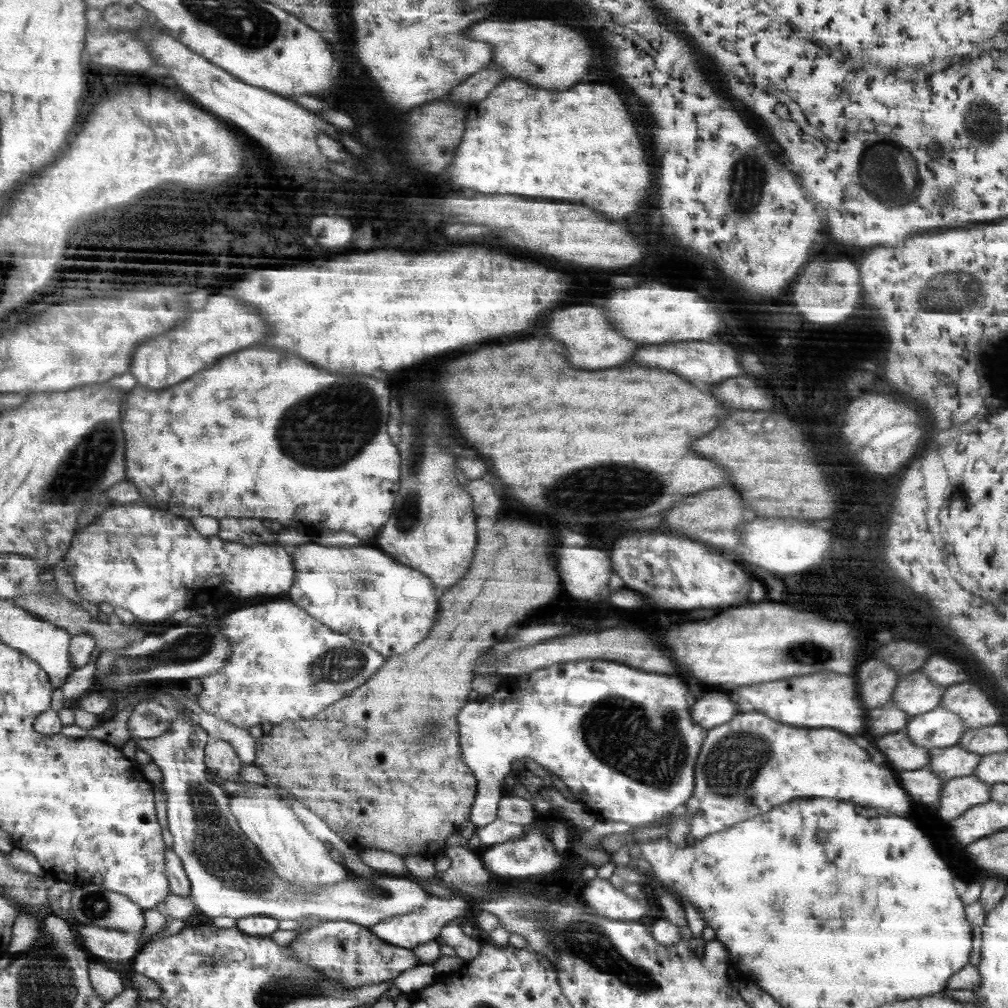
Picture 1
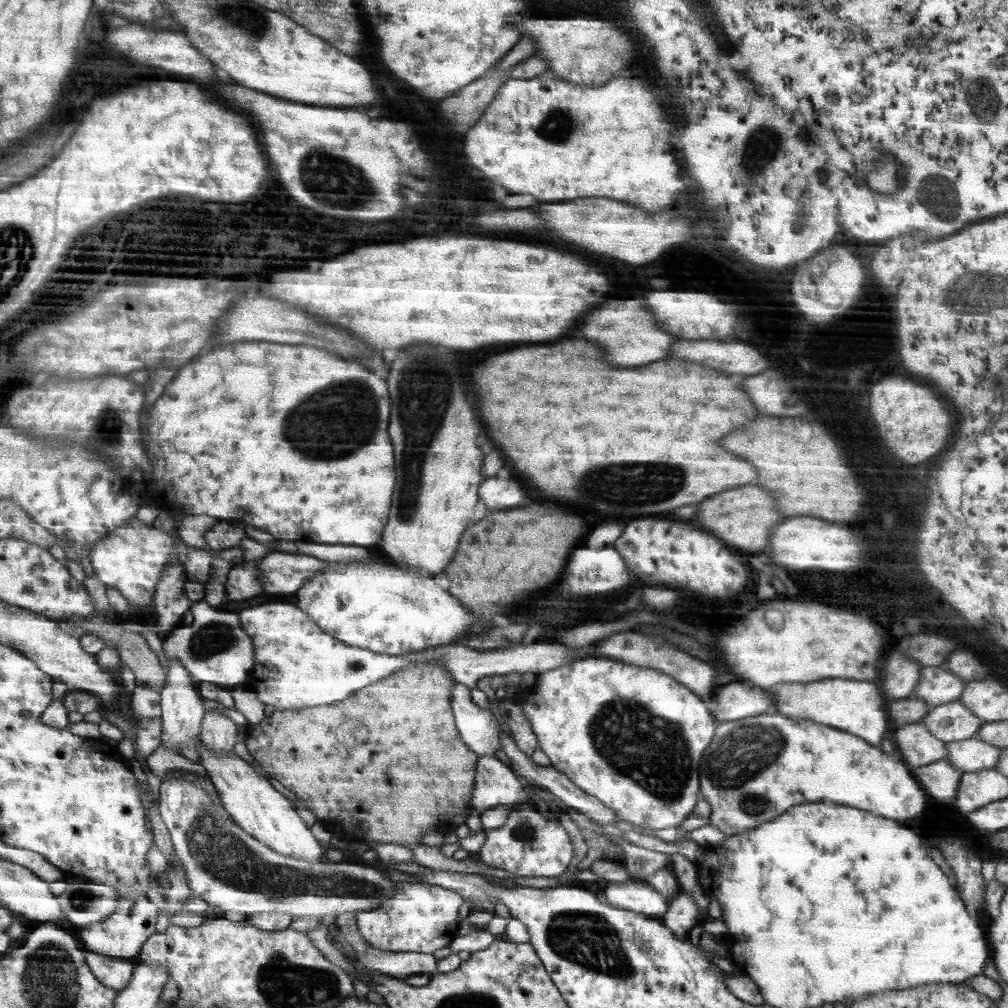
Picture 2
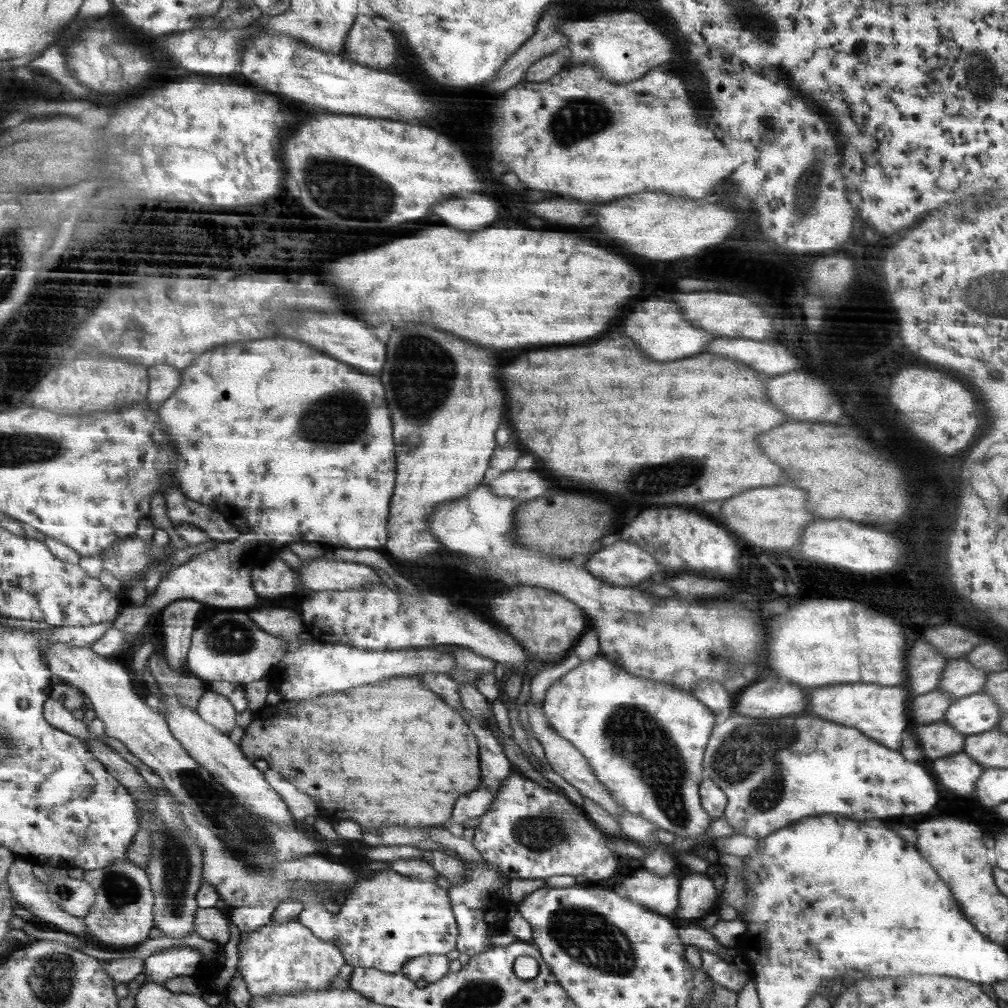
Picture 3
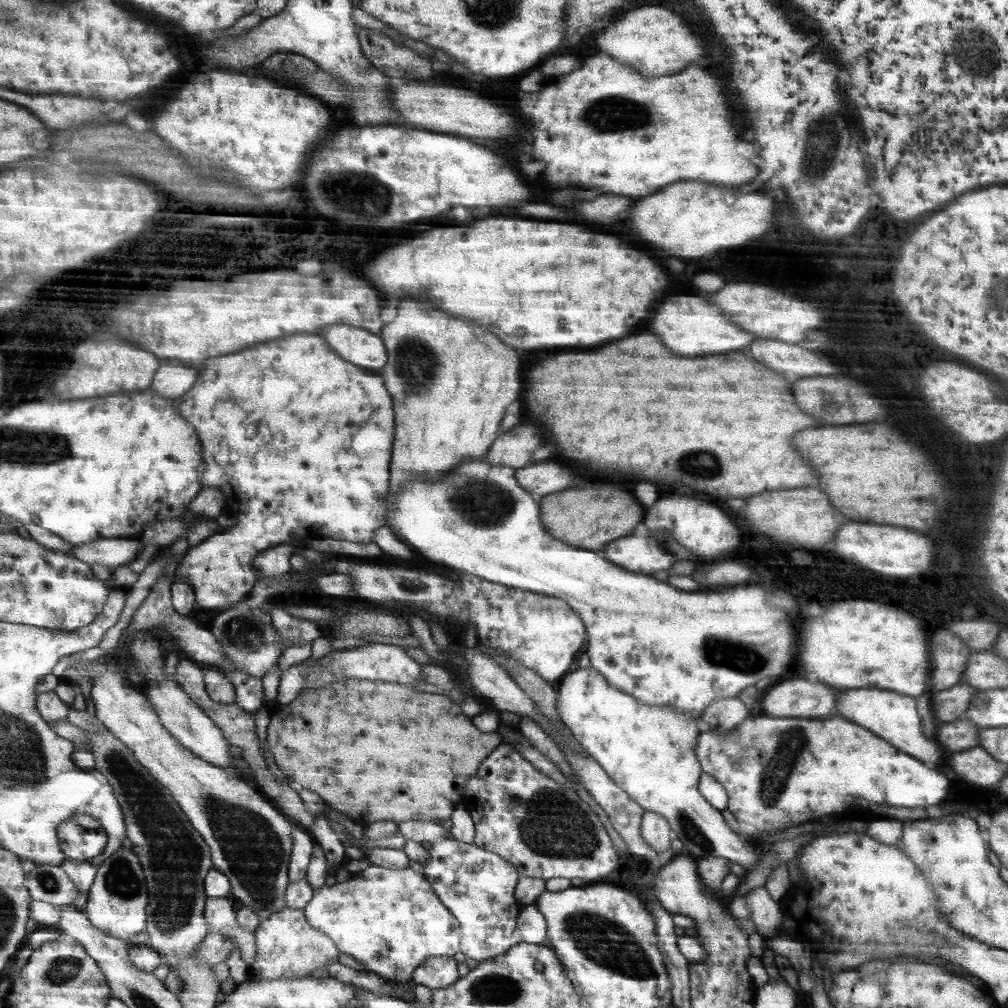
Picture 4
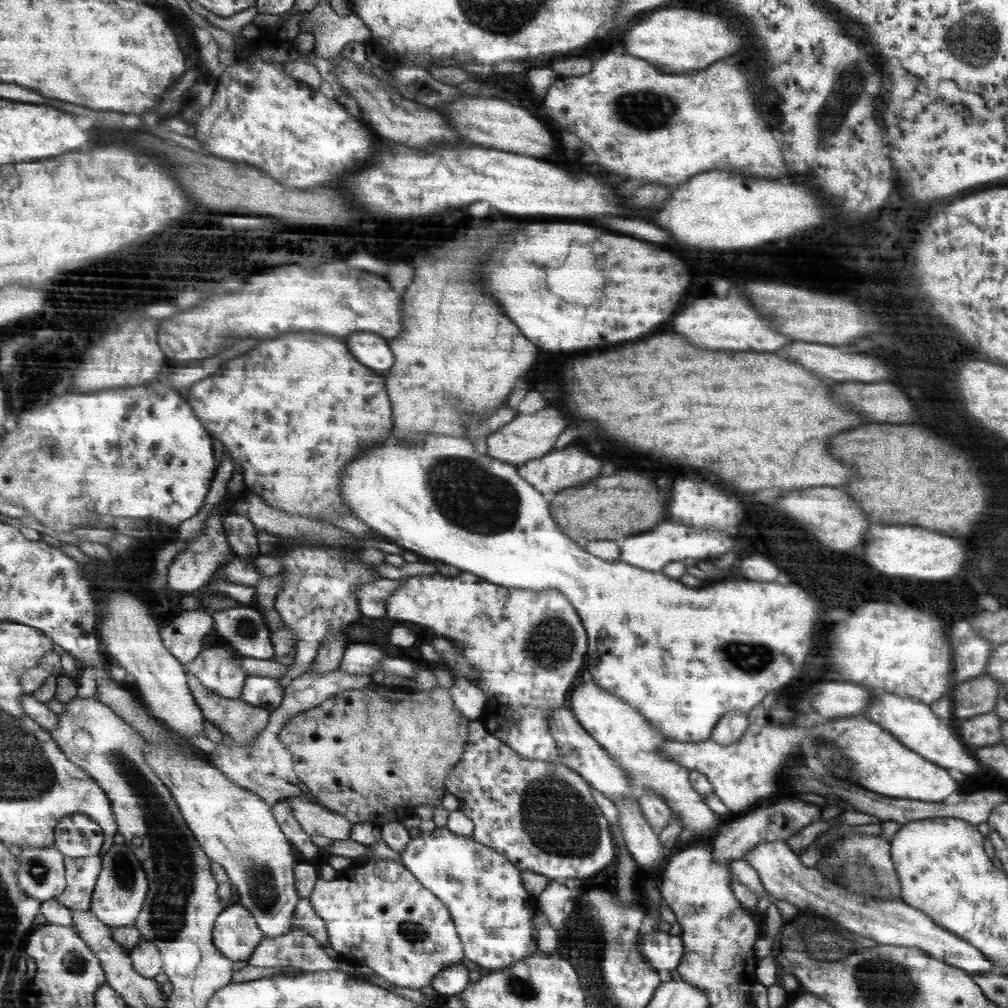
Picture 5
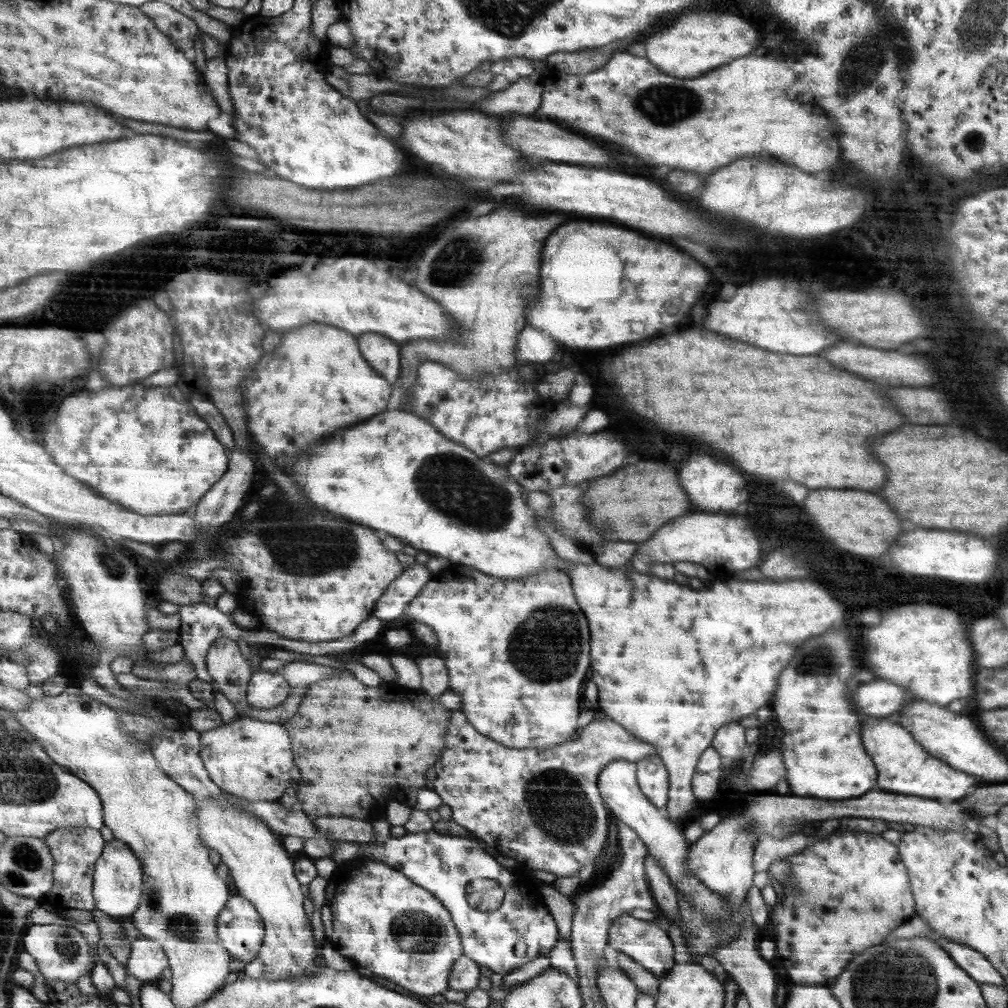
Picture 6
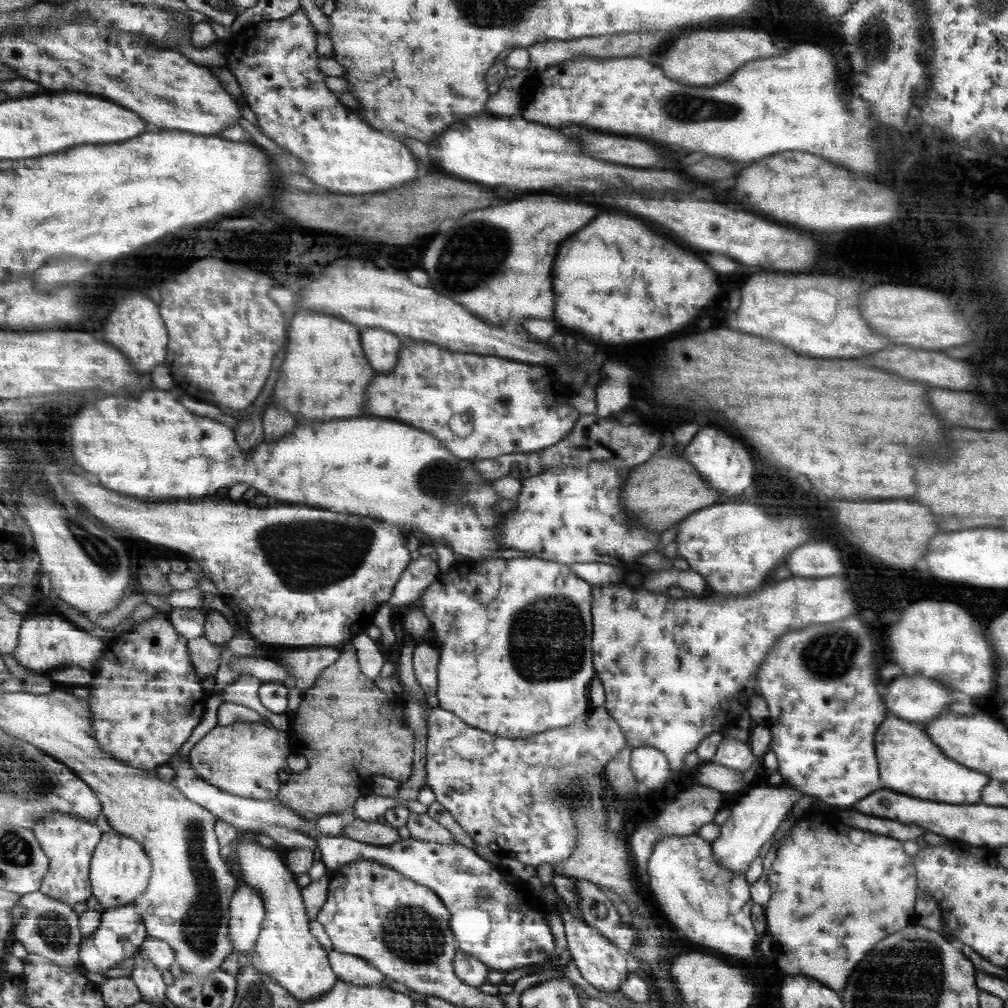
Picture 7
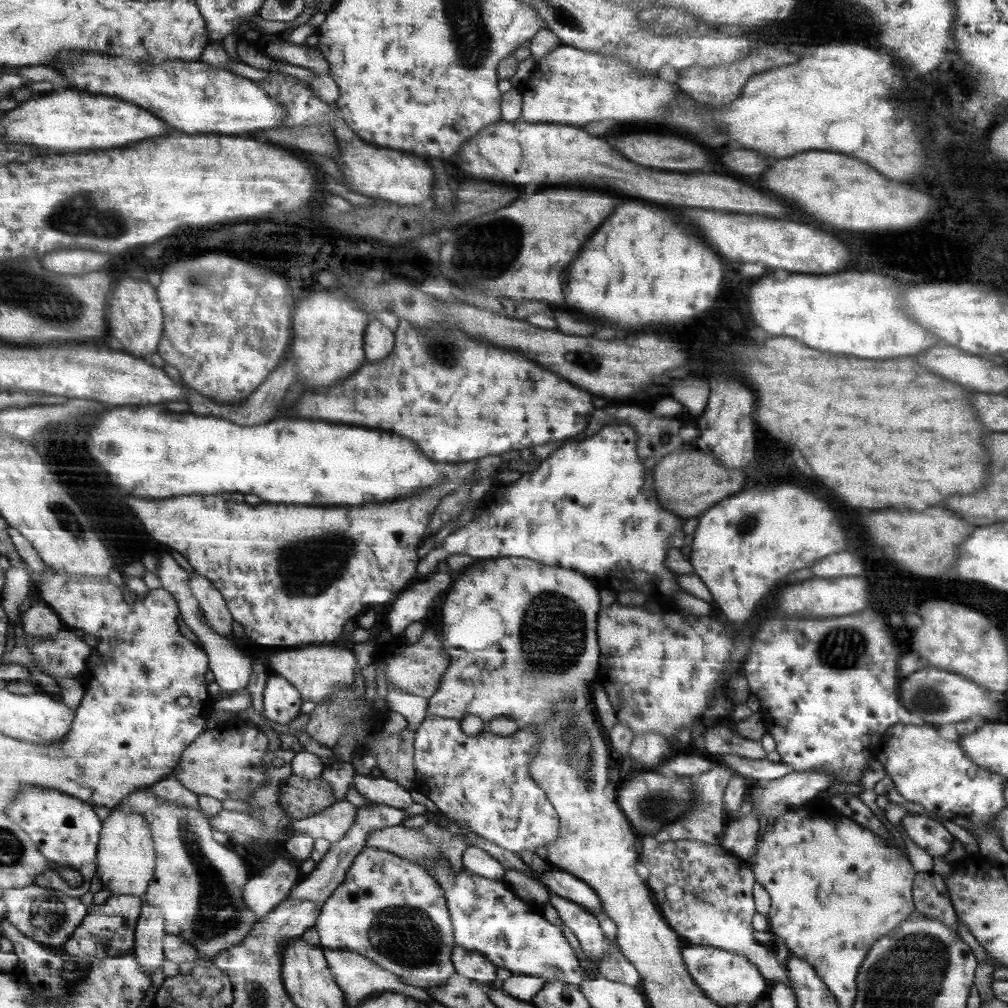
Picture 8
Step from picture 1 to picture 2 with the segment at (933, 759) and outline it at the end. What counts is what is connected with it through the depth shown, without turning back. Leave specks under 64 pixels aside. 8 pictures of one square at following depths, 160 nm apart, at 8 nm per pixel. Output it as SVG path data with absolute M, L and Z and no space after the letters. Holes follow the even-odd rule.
M974 737L965 741L945 743L945 760L955 771L975 773L998 765L1002 750Z

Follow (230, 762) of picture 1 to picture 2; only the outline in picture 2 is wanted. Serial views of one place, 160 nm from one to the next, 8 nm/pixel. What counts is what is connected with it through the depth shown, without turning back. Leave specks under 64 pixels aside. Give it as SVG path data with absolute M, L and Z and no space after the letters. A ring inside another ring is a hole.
M216 709L206 711L200 740L211 753L217 753L217 755L233 753L233 748L239 738L238 734L238 725L233 720L225 717Z

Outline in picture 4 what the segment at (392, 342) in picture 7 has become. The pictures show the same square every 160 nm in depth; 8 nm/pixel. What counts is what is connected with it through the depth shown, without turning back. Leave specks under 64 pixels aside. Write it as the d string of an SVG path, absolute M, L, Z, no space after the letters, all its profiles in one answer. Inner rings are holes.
M348 324L327 325L320 336L339 356L355 366L379 370L388 363L388 350L380 335Z

